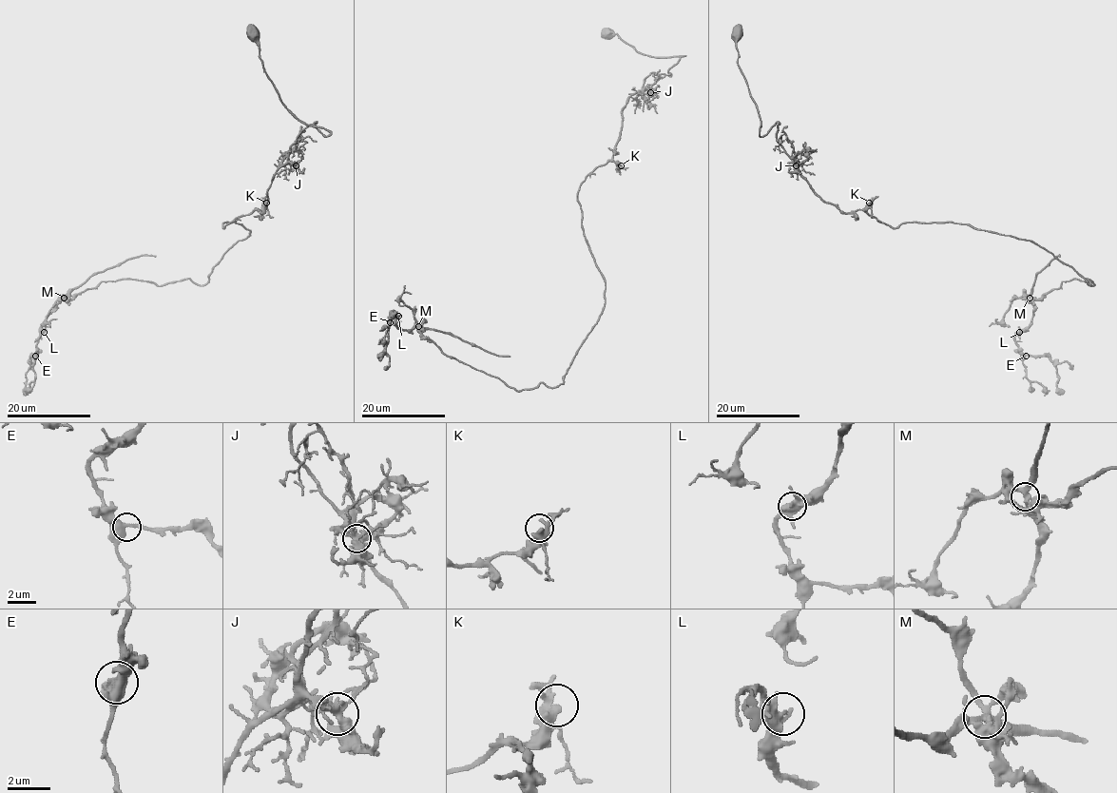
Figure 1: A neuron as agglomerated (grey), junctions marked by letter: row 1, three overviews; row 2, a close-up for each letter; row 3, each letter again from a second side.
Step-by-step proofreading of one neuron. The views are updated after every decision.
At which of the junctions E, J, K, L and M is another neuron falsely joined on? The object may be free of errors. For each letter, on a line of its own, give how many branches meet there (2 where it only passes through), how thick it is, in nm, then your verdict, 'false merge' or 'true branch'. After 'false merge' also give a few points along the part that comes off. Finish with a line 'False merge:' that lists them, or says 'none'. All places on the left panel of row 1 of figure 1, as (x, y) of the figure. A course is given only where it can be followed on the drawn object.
E: 3 | 400 nm | true branch
J: 5 | 320 nm | true branch
K: 5 | 400 nm | true branch
L: 4 | 400 nm | true branch
M: 5 | 400 nm | false merge | (64, 298), (44, 321), (35, 354), (30, 357), (24, 395)
False merge: M

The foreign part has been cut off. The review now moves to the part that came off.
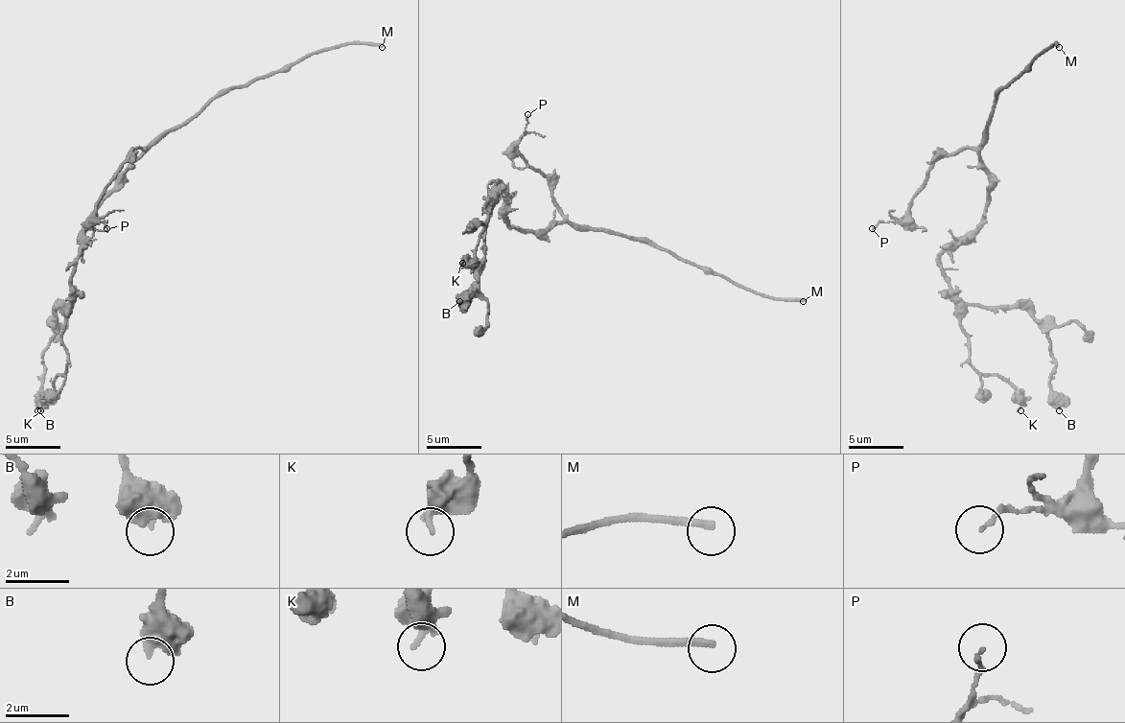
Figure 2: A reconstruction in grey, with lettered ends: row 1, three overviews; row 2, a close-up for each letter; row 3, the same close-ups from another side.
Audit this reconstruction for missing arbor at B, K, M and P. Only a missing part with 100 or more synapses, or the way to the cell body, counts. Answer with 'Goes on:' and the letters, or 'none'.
Goes on: M

